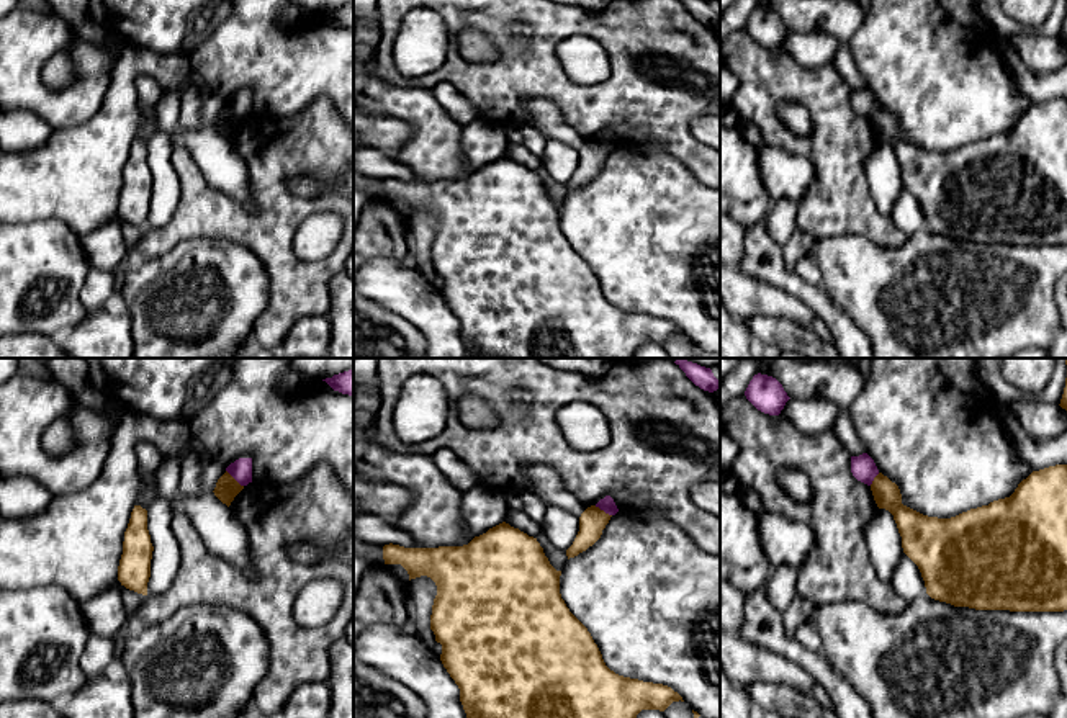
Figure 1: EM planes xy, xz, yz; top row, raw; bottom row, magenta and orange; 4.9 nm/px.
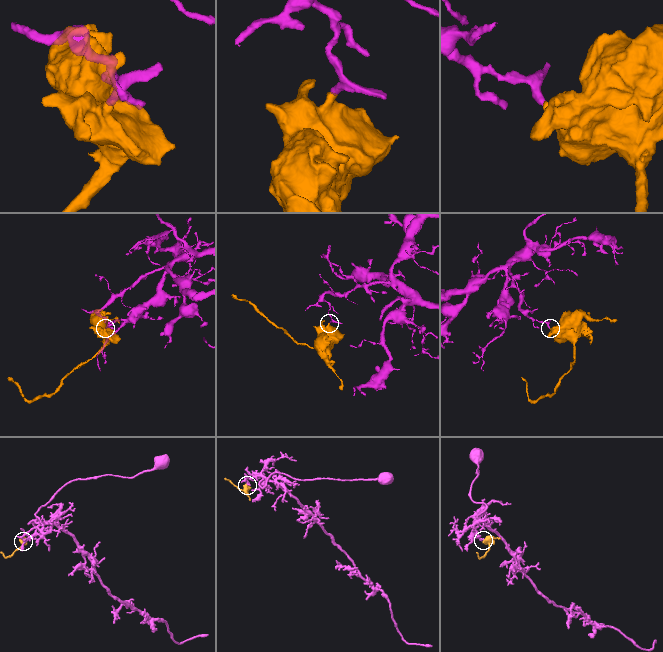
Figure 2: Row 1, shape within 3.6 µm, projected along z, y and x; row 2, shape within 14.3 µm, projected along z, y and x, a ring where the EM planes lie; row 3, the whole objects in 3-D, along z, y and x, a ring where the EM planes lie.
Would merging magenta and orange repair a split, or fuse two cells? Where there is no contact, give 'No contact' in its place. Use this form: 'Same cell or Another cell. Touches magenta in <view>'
Another cell. Touches magenta in xy

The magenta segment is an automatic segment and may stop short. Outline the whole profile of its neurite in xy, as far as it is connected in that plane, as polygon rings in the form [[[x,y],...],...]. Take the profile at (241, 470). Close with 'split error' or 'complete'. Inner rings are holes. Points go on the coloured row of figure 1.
[[[239,458],[231,463],[226,471],[241,484],[252,482],[252,458]]]; complete

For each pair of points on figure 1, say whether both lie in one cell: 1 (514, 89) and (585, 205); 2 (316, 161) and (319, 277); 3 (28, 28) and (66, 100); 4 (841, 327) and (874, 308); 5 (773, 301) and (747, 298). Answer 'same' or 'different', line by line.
1: different
2: same
3: same
4: different
5: same

